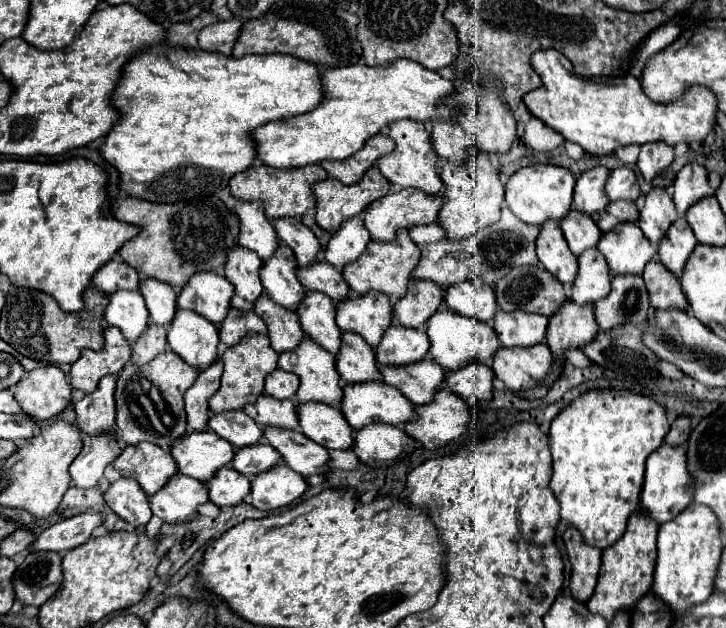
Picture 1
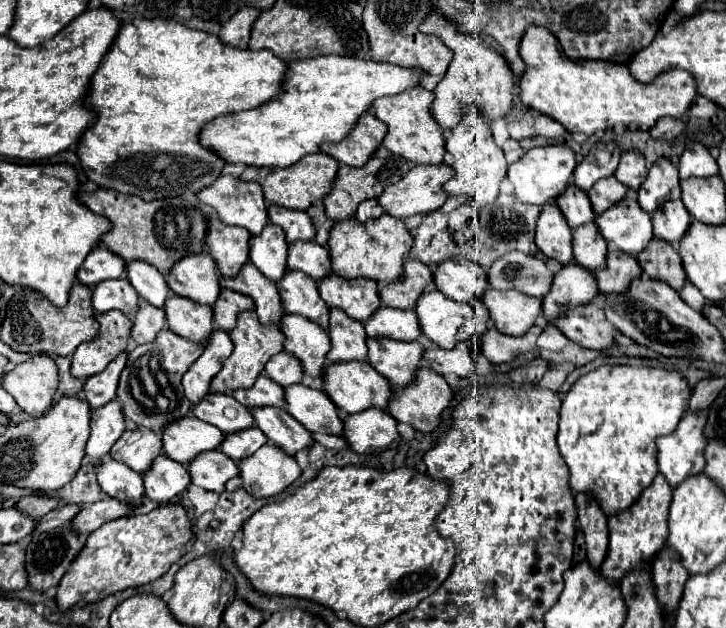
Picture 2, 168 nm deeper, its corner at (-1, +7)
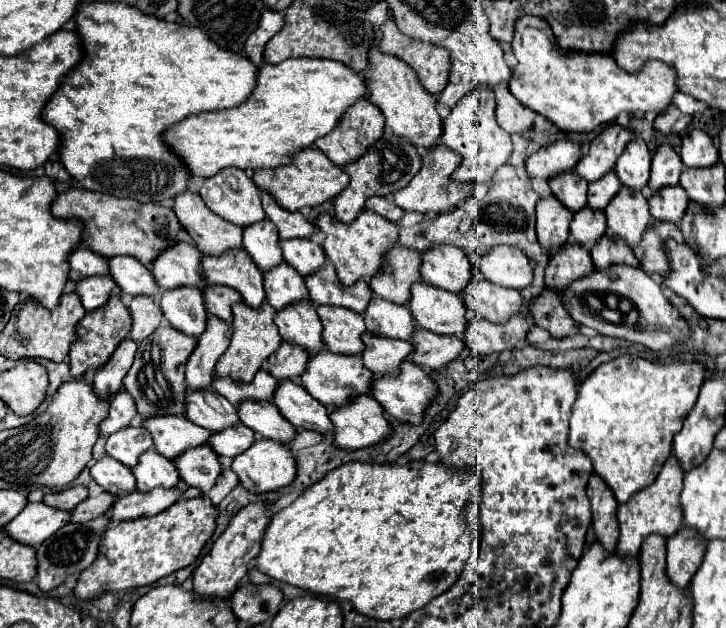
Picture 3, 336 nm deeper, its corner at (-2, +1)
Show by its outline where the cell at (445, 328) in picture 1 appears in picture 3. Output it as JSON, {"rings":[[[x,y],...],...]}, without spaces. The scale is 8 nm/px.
{"rings":[[[427,283],[411,287],[409,311],[421,329],[437,335],[461,337],[467,329],[463,299],[455,293],[441,291]]]}

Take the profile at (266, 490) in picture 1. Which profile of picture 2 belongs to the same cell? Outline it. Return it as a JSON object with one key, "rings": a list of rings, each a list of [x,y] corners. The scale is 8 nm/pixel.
{"rings":[[[266,443],[254,455],[242,459],[238,469],[242,487],[252,497],[278,495],[302,473],[296,459],[274,443]]]}

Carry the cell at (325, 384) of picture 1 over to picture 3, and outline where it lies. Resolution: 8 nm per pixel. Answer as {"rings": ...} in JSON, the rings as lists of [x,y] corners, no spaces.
{"rings":[[[311,301],[289,305],[287,309],[279,311],[275,317],[275,325],[279,327],[279,335],[283,341],[299,345],[309,355],[325,349],[321,339],[323,327]]]}

